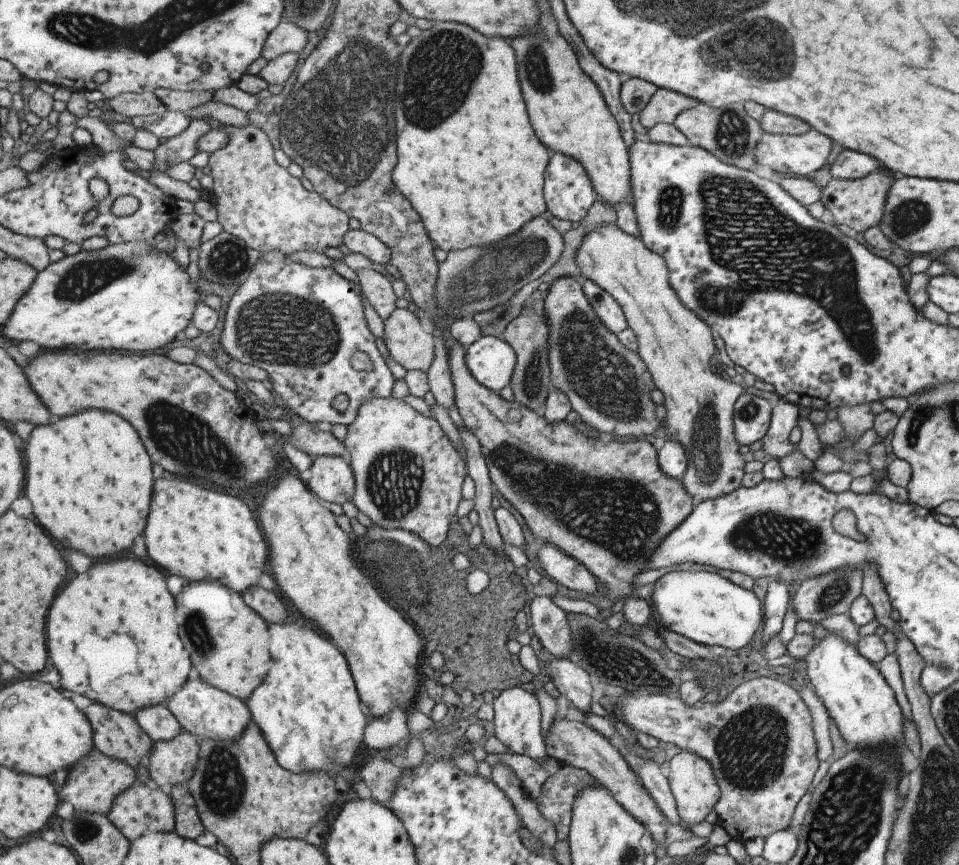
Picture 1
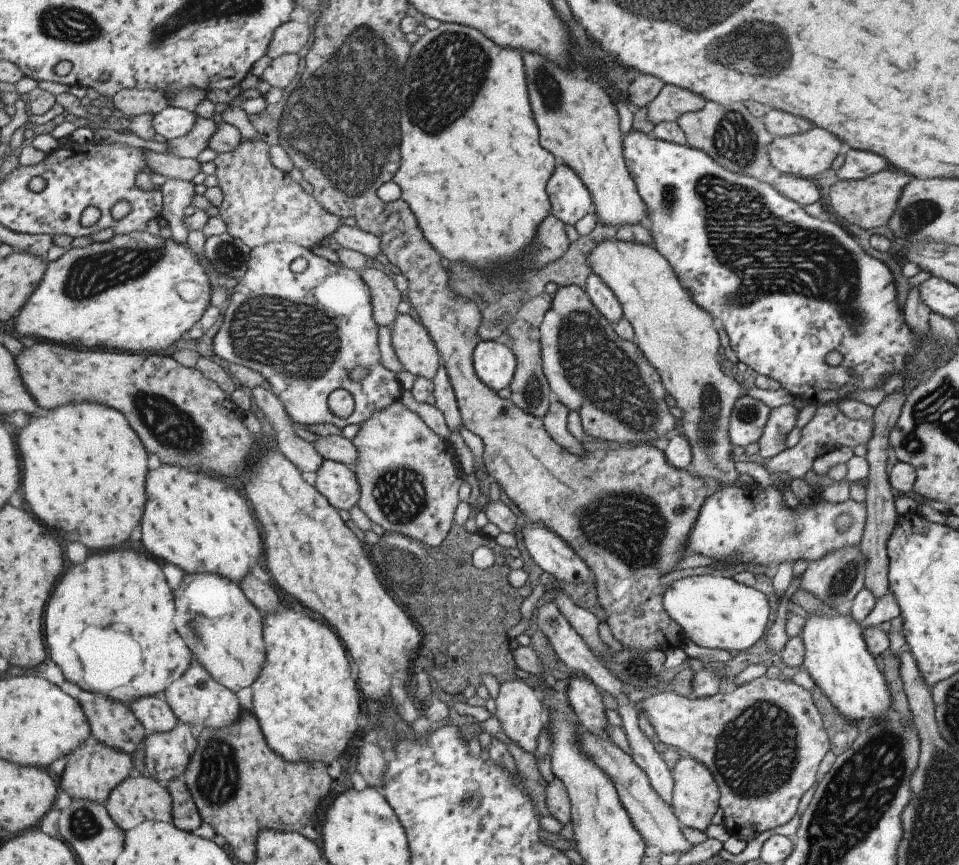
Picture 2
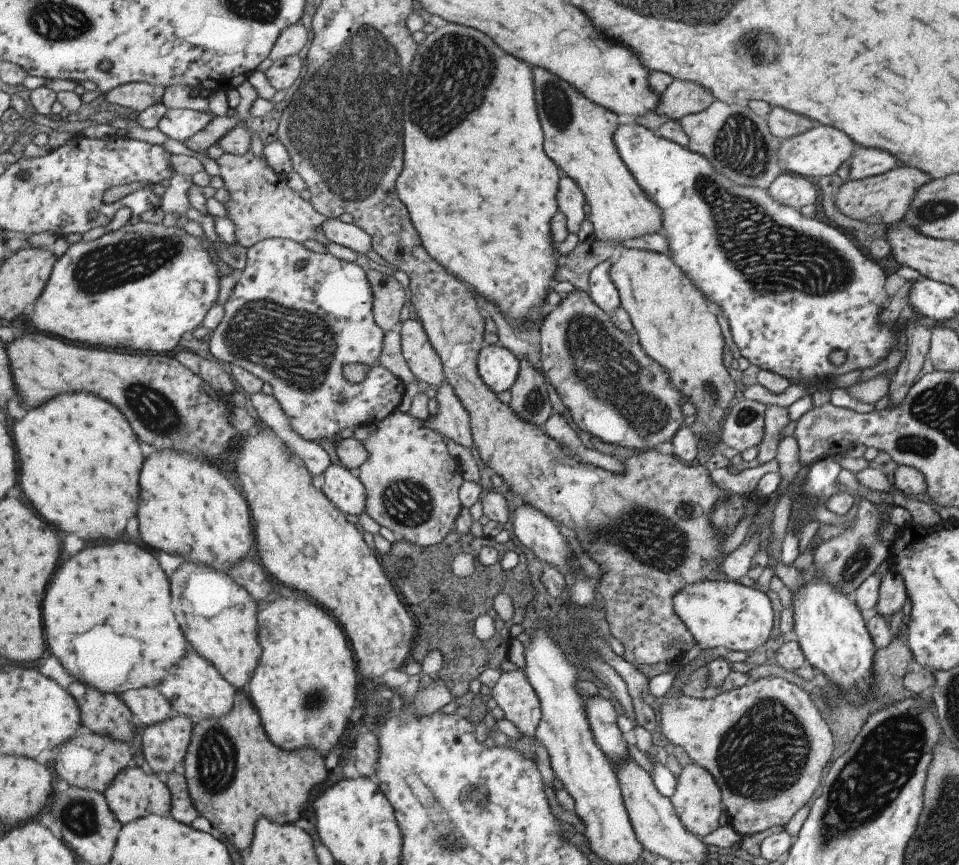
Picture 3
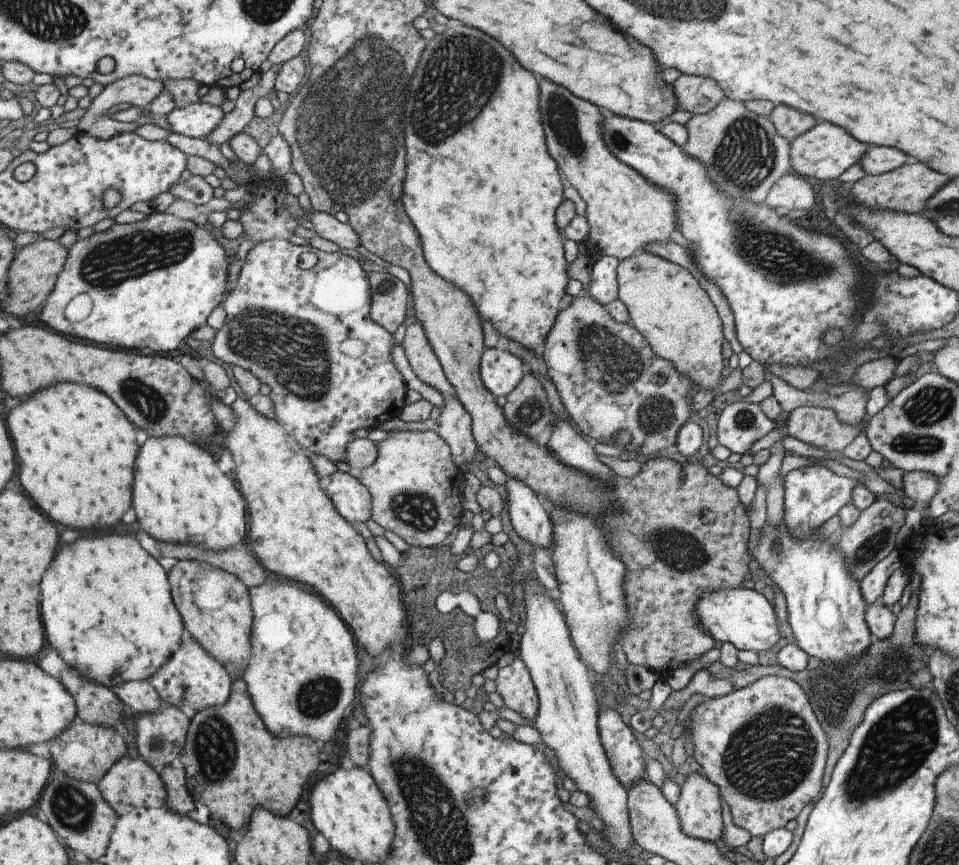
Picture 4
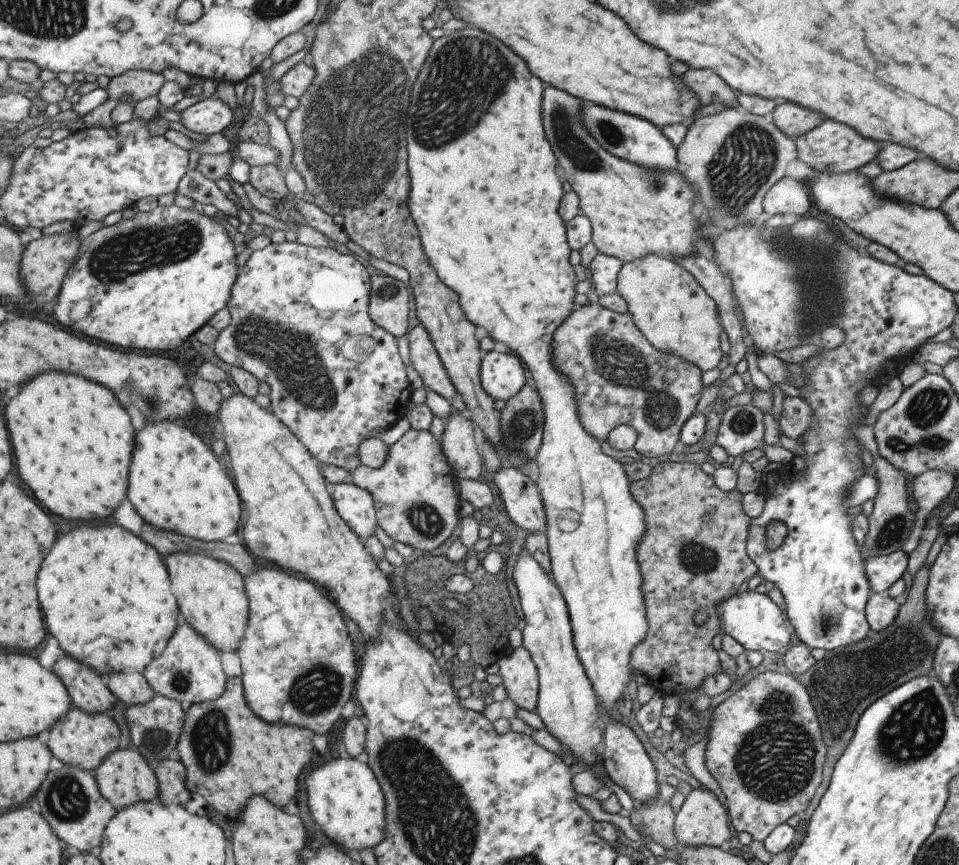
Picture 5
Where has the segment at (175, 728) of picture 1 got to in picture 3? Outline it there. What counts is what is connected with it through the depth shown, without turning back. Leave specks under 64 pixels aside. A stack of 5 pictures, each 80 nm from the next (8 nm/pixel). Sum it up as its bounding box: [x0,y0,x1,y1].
[119,687,176,725]

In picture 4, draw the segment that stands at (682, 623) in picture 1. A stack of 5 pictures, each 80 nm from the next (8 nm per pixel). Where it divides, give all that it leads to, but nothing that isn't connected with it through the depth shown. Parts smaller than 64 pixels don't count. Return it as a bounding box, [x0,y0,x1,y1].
[695,588,781,653]

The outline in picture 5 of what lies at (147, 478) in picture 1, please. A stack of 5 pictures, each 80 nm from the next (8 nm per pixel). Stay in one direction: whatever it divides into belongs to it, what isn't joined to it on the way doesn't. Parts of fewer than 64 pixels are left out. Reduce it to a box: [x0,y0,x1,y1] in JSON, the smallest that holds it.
[7,372,135,520]

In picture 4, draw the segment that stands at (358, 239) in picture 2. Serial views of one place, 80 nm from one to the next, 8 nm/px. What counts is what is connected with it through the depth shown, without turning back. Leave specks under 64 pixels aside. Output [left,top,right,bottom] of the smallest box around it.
[308,209,359,249]

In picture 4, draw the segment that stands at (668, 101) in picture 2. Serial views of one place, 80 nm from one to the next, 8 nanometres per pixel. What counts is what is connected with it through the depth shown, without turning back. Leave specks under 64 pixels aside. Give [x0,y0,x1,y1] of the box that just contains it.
[672,74,726,114]

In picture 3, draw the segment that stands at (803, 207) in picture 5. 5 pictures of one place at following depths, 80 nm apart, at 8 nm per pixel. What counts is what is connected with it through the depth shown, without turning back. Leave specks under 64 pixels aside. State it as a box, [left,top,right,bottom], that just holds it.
[767,172,816,211]

